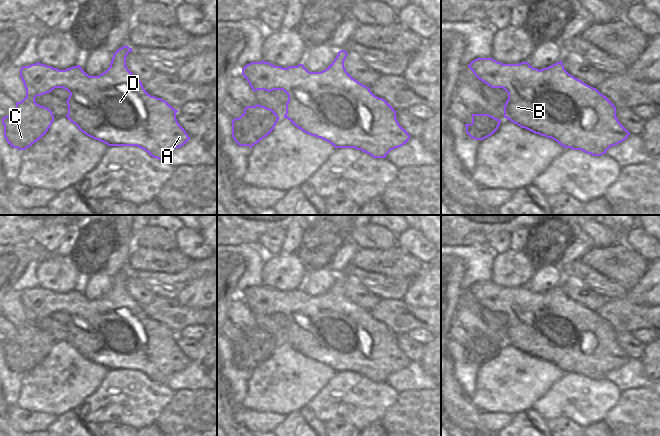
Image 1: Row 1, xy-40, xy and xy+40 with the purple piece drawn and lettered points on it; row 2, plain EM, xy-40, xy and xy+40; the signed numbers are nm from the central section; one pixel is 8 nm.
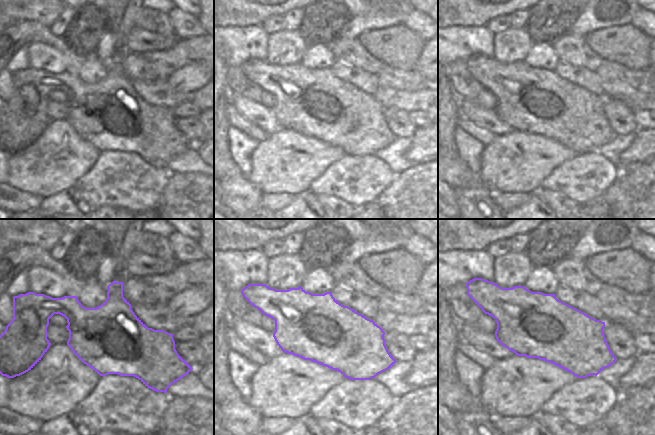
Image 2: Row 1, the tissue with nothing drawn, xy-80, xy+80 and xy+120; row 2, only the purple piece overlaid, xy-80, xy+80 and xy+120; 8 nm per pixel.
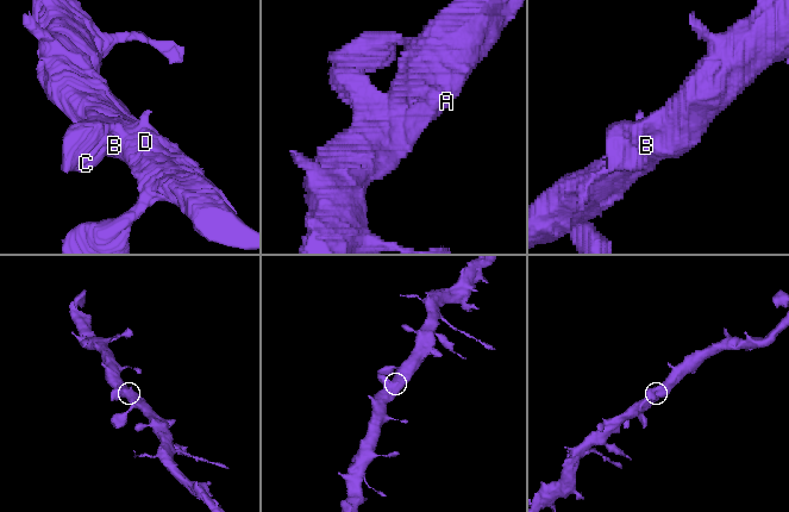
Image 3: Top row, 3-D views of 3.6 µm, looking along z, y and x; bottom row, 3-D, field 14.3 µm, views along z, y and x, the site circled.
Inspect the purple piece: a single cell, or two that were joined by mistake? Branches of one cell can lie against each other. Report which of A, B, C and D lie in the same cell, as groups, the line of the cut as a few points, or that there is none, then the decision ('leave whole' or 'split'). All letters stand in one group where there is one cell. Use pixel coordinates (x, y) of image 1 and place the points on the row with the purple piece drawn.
groups A B C D; cut none; leave whole

